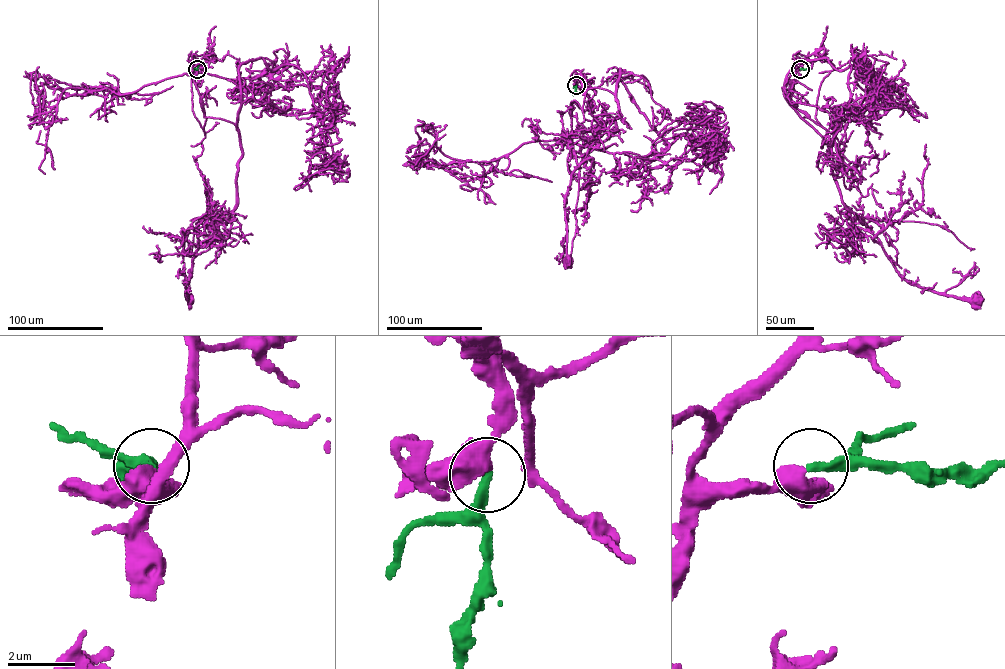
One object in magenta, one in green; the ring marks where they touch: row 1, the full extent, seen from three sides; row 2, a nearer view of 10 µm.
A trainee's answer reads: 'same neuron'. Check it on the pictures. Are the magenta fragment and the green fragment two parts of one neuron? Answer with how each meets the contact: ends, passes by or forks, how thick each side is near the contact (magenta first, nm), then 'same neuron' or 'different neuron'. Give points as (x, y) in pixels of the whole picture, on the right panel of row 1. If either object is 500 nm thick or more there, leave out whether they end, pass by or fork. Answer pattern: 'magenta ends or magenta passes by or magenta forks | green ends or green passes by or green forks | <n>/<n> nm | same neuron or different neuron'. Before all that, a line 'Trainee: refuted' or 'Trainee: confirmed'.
Trainee: confirmed
magenta passes by | green ends | 420/280 nm | same neuron

